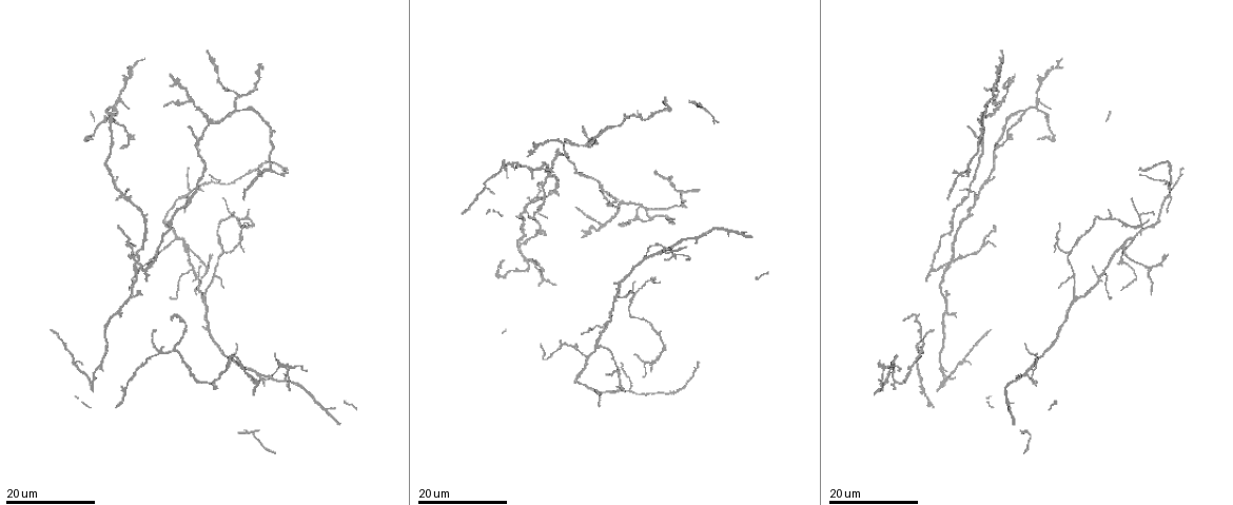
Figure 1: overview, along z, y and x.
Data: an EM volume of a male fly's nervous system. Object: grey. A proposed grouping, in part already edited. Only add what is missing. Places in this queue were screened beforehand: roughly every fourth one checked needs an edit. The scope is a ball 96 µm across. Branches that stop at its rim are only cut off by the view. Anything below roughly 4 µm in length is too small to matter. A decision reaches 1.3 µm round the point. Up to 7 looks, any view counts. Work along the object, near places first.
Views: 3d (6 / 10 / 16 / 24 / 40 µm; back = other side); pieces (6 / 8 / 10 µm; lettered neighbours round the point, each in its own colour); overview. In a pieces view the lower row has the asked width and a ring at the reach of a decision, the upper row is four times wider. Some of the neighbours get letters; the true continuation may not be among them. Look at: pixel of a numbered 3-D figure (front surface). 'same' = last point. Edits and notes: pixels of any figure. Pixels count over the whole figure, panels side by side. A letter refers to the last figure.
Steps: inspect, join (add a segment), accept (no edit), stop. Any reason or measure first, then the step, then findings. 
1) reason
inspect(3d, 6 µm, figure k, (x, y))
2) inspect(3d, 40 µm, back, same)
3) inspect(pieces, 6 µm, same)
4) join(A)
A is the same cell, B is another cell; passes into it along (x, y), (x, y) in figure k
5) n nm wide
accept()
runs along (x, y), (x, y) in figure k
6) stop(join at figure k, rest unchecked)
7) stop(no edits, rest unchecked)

free end
inspect(3d, 24 µm, figure 1, (903, 320))

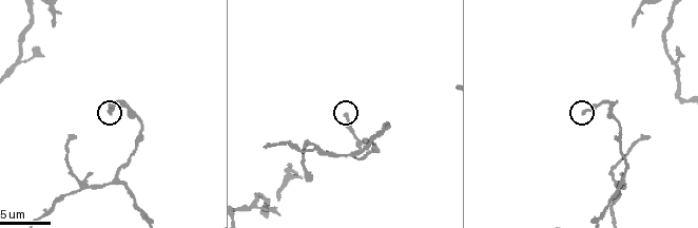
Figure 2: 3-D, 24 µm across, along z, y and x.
inspect(pieces, 6 µm, figure 2, (585, 111))

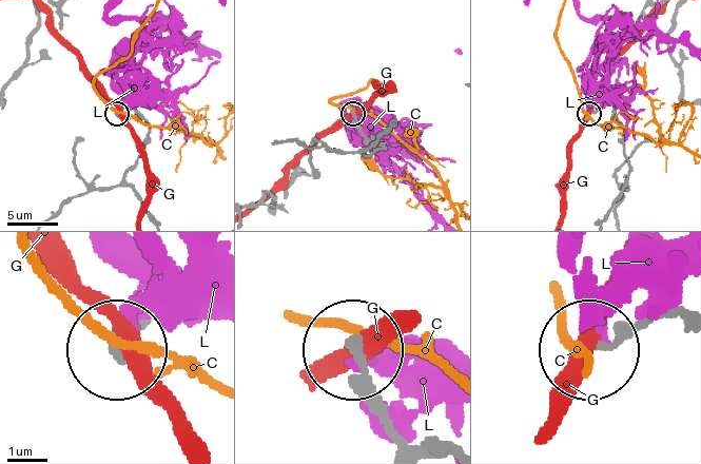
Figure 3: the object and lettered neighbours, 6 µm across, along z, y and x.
240 nm wide
accept()
C, G and L are other cells; runs along (674, 317), (633, 322), (596, 345) in figure 3; no lettered segment goes on from it

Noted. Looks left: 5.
free end
inspect(3d, 16 µm, figure 1, (988, 329))

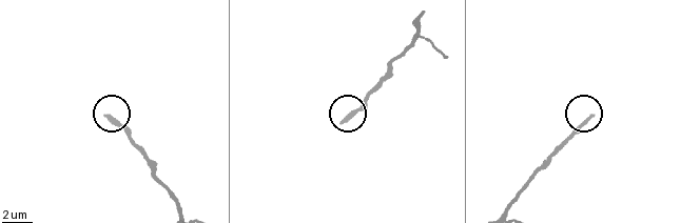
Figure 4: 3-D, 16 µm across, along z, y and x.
what lies round it
inspect(pieces, 10 µm, figure 4, (108, 115))

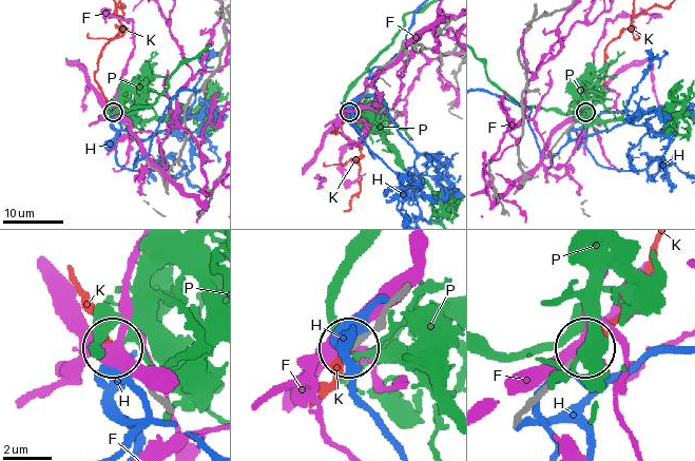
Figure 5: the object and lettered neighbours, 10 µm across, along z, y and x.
join(K)
K is the same cell, F, H and P are other cells; it goes on there

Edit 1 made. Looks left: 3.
free end
inspect(3d, 16 µm, figure 1, (657, 169))

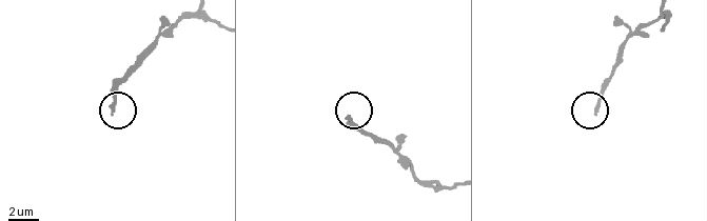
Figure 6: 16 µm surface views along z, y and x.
see the neighbours
inspect(pieces, 10 µm, figure 6, (594, 113))

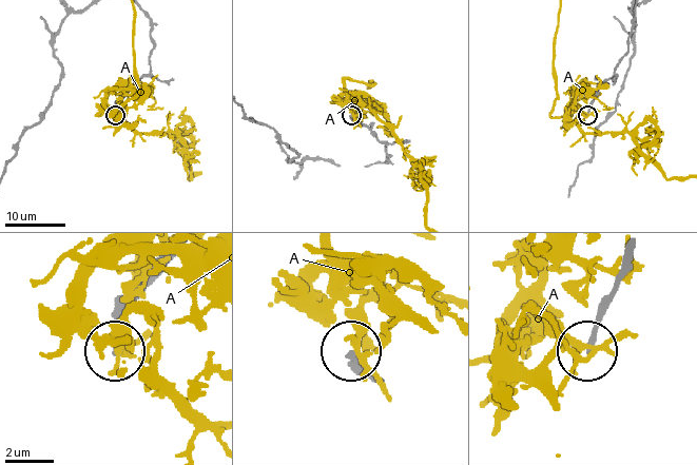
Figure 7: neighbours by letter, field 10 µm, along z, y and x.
accept()
A is another cell; runs along (630, 260), (599, 309), (587, 349) in figure 7; no lettered segment goes on from it

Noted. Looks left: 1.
stop(join at figure 5, rest unchecked)

